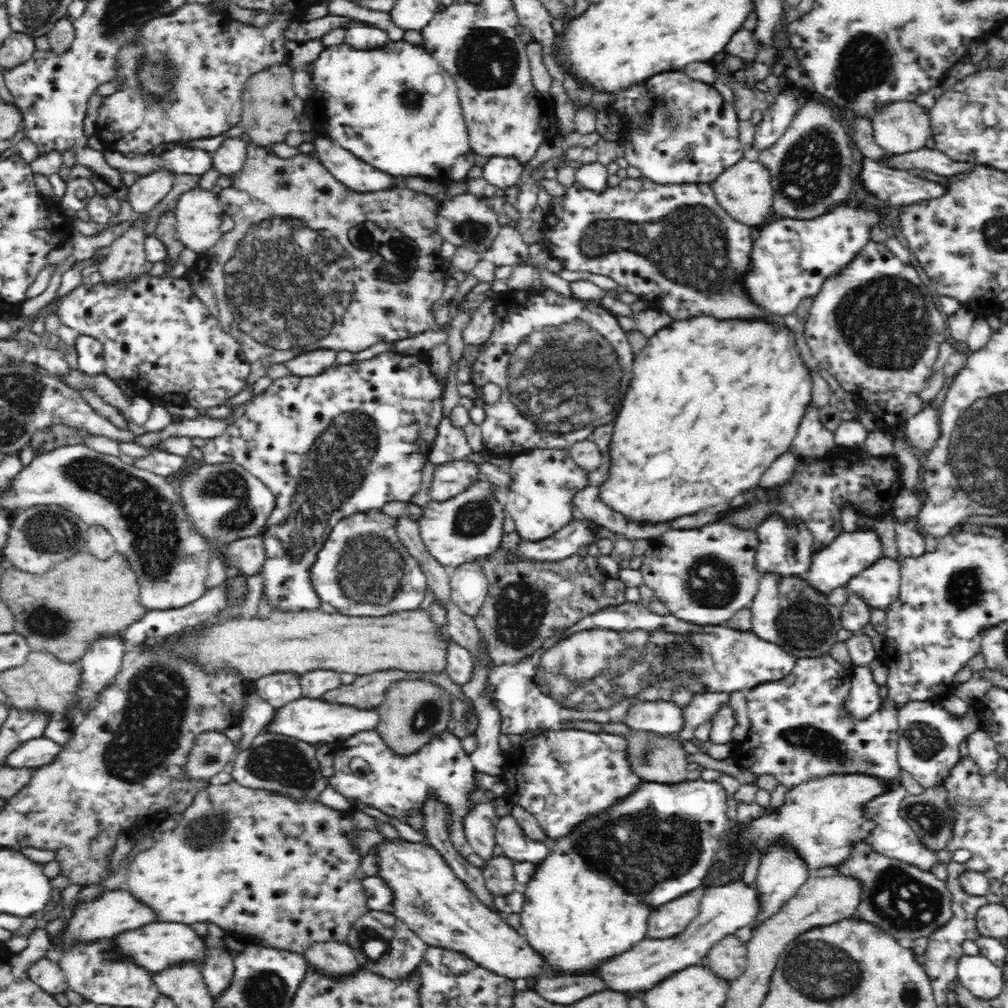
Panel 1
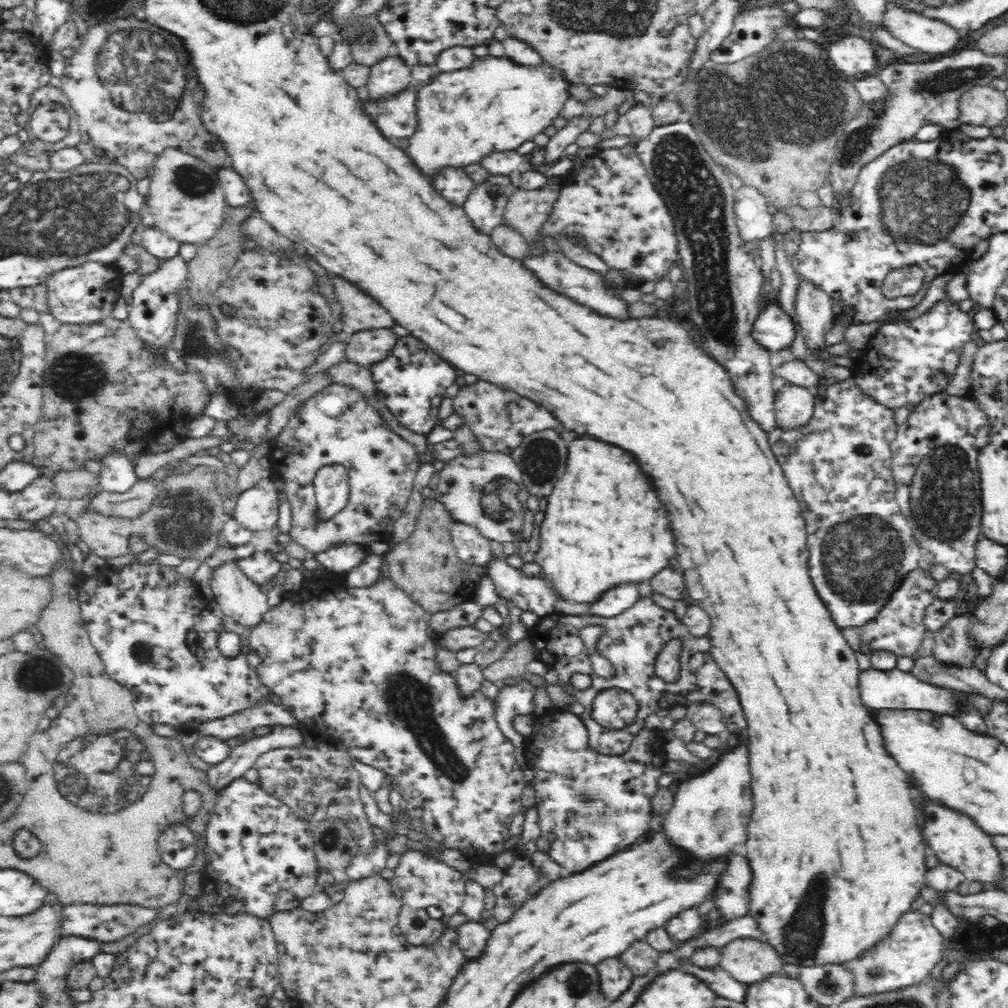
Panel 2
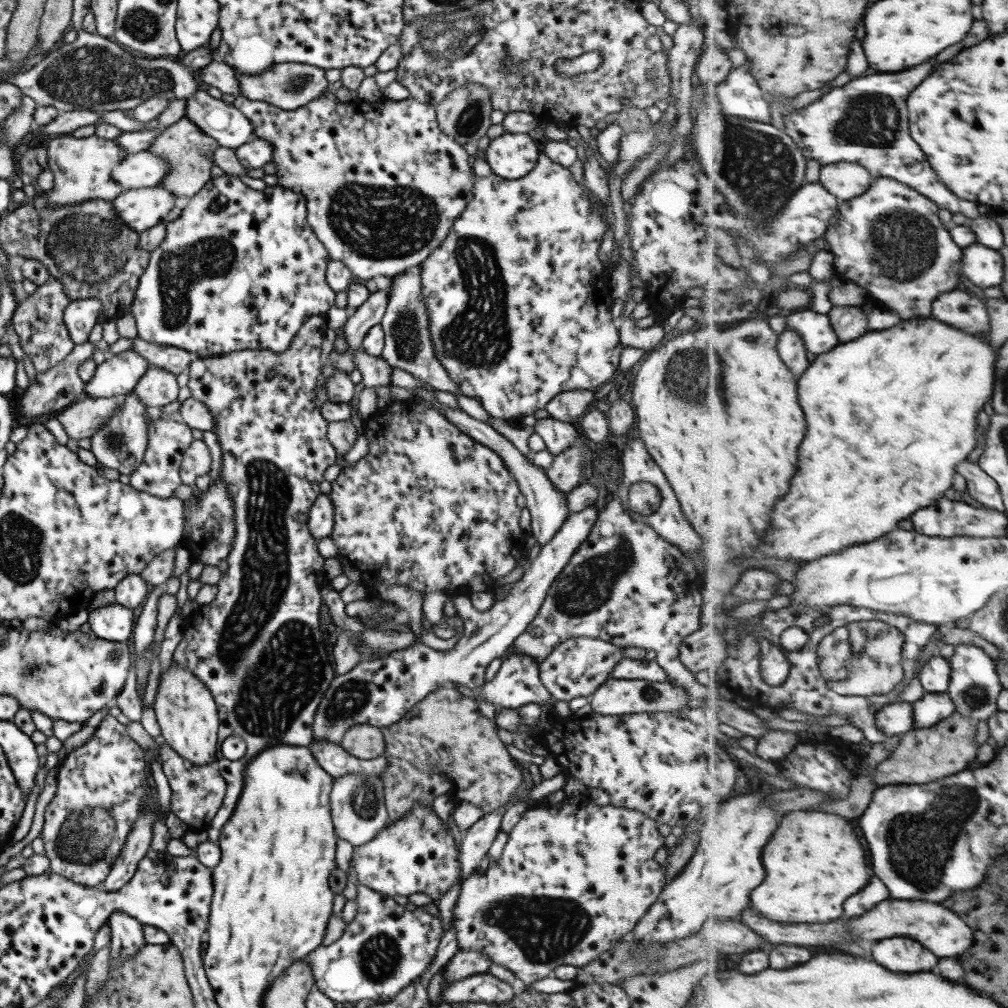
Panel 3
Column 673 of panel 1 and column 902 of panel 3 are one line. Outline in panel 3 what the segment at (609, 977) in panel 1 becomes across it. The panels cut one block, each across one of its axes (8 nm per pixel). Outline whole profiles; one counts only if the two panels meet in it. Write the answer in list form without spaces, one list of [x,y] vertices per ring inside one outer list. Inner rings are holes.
[[[887,938],[883,942],[868,945],[873,950],[875,960],[889,970],[915,974],[915,972],[933,972],[941,961],[939,955],[927,950],[919,942],[911,942],[905,938]]]

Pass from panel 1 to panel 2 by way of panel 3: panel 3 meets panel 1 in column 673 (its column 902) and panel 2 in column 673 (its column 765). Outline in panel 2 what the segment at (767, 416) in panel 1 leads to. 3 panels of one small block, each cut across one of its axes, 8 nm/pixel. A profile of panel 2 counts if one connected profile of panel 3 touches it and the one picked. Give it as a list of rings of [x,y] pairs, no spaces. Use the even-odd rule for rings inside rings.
[[[580,438],[568,444],[568,464],[566,464],[566,472],[564,476],[556,482],[552,494],[548,496],[548,510],[544,514],[544,522],[540,524],[540,549],[535,552],[534,562],[540,566],[540,574],[538,576],[548,581],[548,588],[557,600],[572,600],[572,602],[586,602],[592,604],[602,597],[600,594],[606,593],[606,590],[614,588],[614,586],[628,584],[634,582],[644,582],[648,578],[652,578],[654,574],[658,574],[662,568],[668,566],[670,558],[676,554],[676,546],[674,546],[674,538],[672,538],[672,530],[668,530],[668,518],[664,514],[664,510],[660,510],[660,500],[656,498],[656,492],[652,490],[652,486],[648,486],[648,478],[644,478],[644,474],[640,474],[640,466],[636,466],[636,462],[632,462],[632,458],[628,458],[628,454],[624,454],[624,450],[620,450],[618,446],[612,444],[604,444],[604,442],[596,442],[592,438]]]

